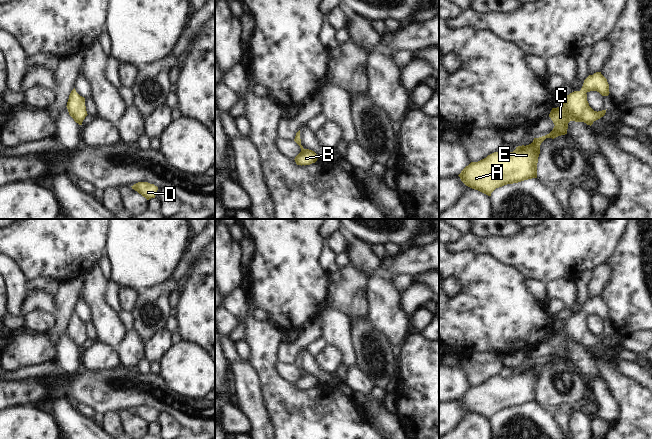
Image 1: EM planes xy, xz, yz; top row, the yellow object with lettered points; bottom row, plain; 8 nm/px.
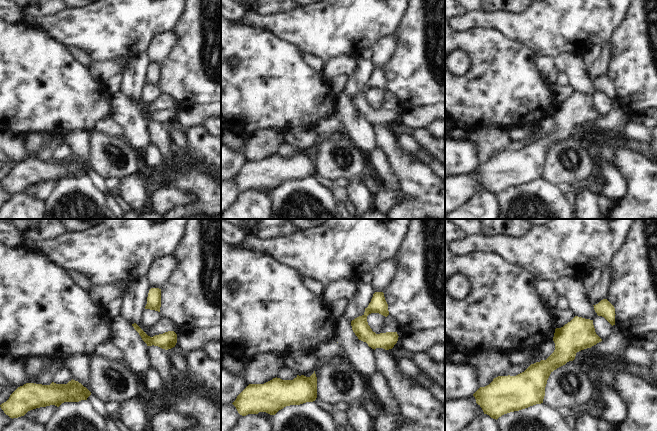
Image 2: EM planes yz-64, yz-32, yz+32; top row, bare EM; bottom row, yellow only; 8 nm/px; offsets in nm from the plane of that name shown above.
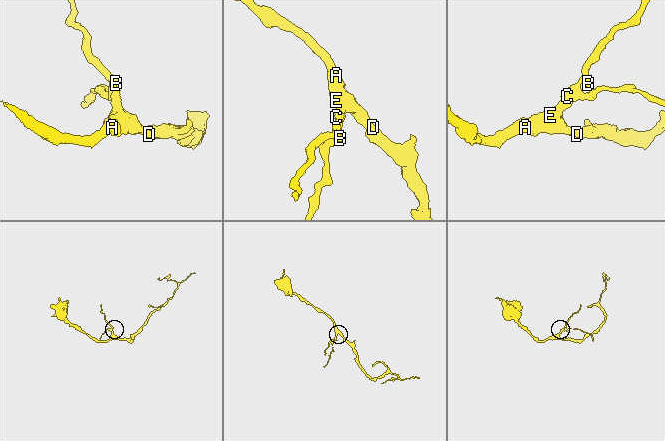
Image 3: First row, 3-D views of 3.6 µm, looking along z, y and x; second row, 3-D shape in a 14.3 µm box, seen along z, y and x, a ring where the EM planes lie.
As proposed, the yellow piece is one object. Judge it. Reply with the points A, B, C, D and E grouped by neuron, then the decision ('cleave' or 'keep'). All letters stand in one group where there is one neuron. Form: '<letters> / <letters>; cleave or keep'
A B C D E; keep

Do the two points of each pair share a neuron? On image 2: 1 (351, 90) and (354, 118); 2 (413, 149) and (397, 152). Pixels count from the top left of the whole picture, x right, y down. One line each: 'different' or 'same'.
1: different
2: different

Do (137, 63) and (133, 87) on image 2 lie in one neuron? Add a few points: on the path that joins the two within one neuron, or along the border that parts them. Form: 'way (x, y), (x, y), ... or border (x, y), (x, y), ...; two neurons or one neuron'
way (137, 69), (133, 81); one neuron

